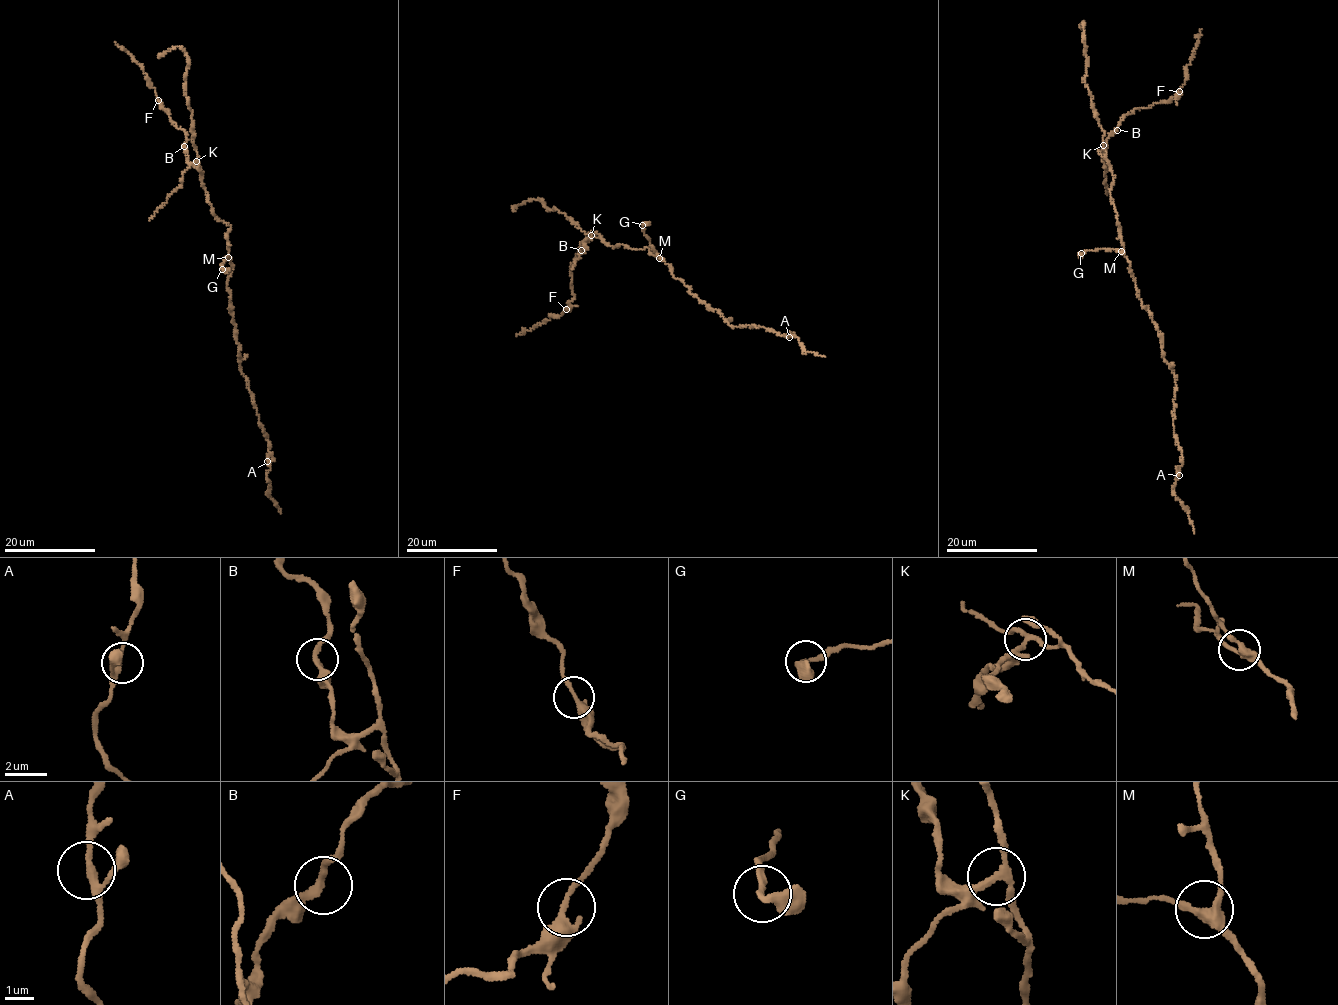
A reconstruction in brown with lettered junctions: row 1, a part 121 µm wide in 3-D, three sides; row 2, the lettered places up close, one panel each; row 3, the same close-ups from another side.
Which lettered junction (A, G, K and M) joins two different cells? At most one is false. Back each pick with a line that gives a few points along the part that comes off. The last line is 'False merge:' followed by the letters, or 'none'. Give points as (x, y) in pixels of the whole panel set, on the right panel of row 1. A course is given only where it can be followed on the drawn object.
K: foreign part runs (1103, 145), (1106, 146), (1107, 139), (1126, 114), (1169, 102), (1186, 77), (1186, 68), (1201, 28)
False merge: K

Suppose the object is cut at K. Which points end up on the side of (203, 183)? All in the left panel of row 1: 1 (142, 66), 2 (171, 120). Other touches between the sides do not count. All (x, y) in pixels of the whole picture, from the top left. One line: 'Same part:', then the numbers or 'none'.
Same part: none

